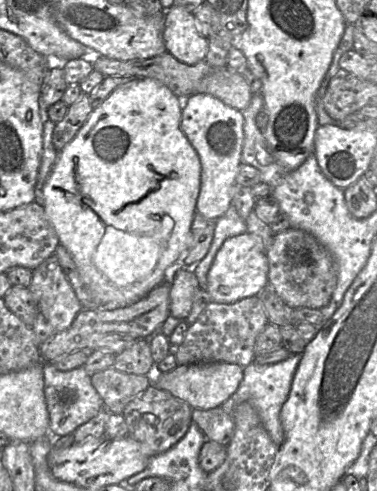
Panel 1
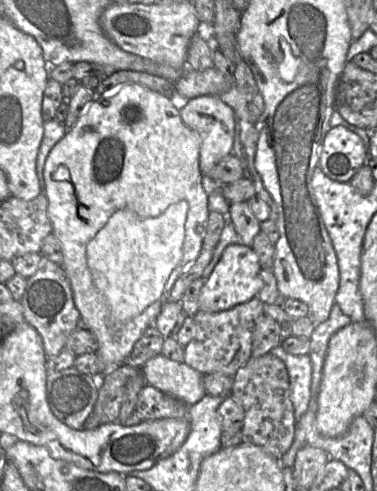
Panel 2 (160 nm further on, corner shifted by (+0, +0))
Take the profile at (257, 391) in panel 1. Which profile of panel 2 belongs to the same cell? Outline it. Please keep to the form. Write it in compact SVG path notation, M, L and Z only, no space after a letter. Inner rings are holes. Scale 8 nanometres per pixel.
M281 345L271 350L286 365L289 380L291 401L298 422L306 413L311 398L312 363L308 354L292 355L284 351Z

